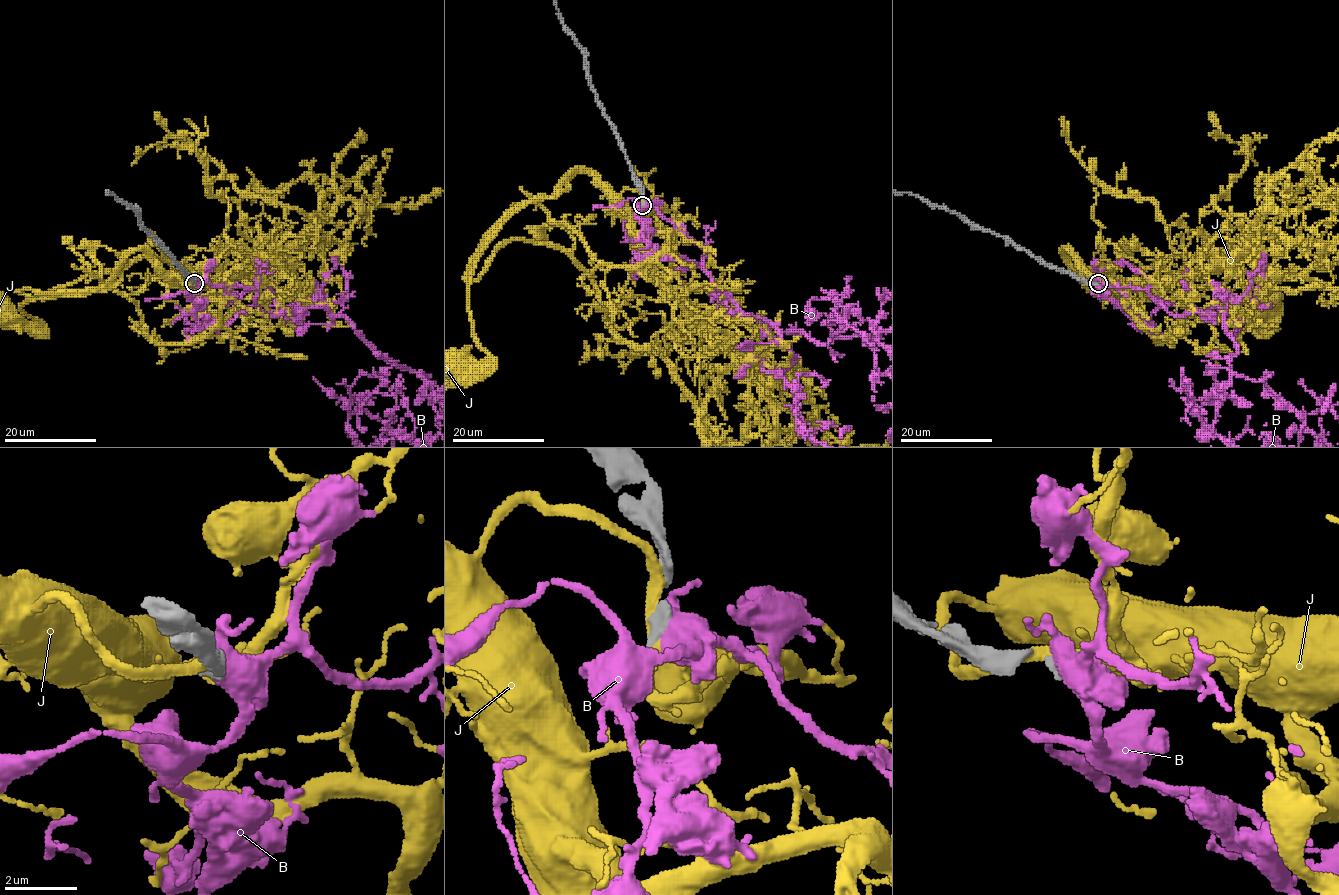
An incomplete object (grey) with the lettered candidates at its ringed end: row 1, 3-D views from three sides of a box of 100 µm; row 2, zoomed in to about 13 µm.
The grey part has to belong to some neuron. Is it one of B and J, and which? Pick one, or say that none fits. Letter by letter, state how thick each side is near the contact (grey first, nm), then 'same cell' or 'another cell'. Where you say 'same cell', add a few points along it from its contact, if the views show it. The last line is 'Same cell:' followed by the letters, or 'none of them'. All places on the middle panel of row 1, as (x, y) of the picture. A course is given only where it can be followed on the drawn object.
B: calibres 360 and 550 nm; another cell
J: calibres 340 and 260 nm; another cell
Same cell: none of them

